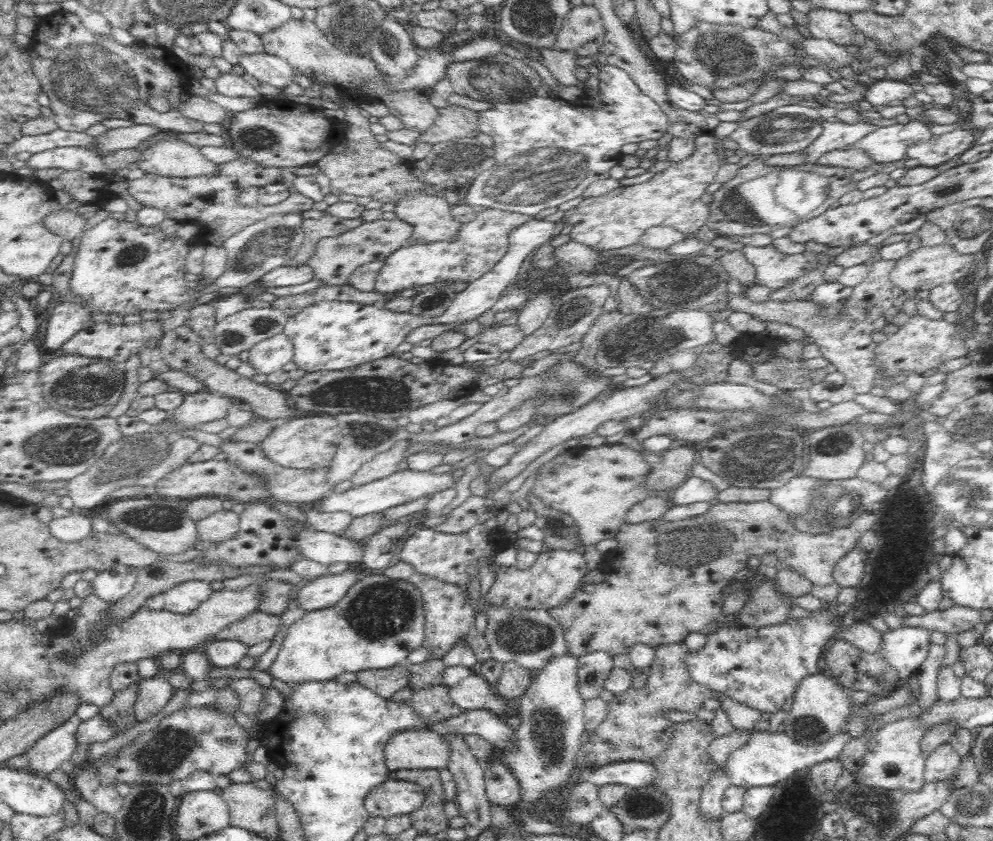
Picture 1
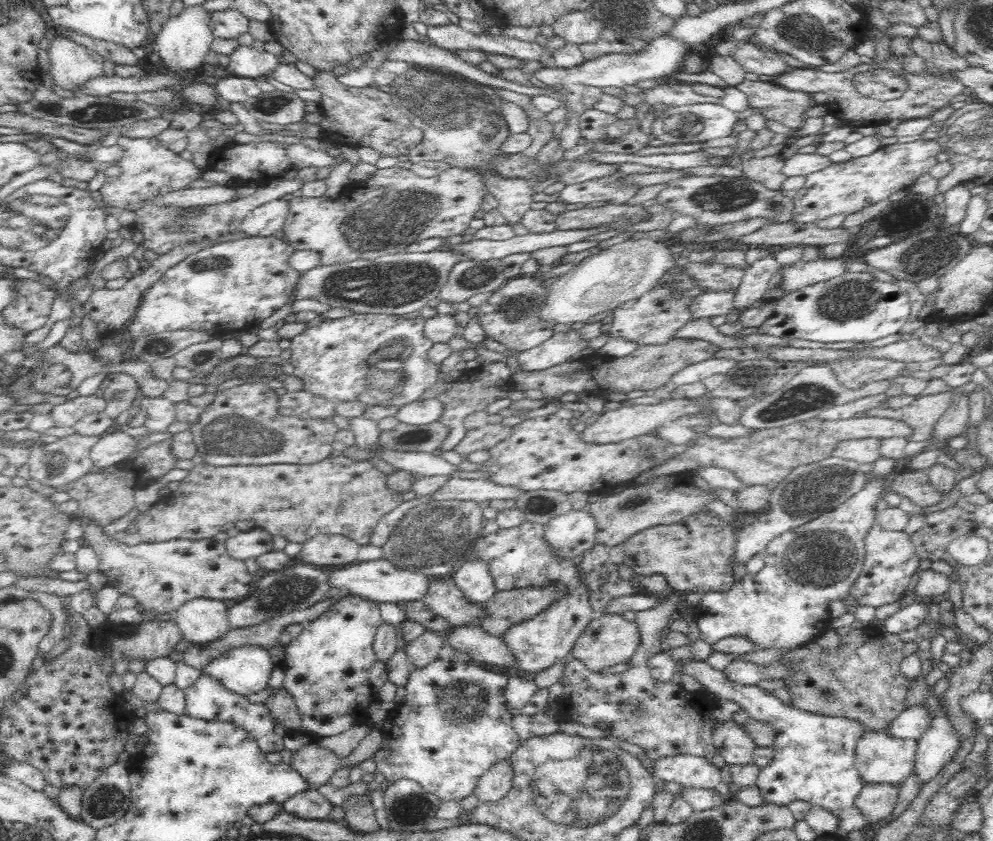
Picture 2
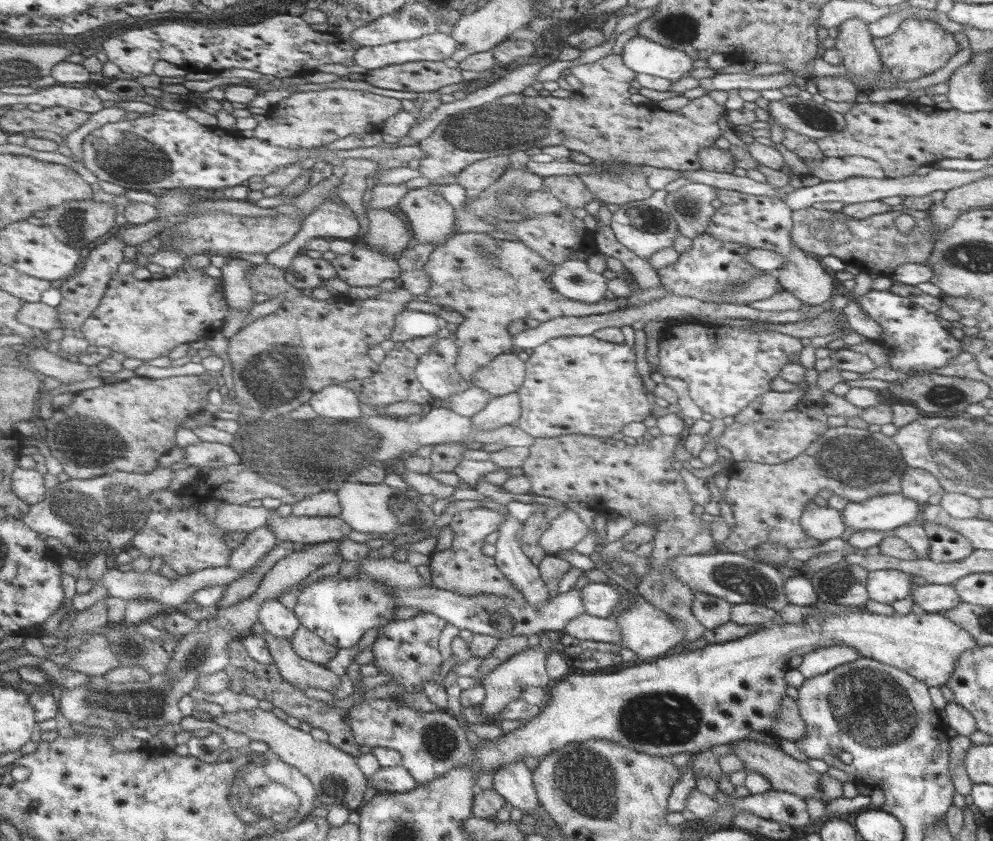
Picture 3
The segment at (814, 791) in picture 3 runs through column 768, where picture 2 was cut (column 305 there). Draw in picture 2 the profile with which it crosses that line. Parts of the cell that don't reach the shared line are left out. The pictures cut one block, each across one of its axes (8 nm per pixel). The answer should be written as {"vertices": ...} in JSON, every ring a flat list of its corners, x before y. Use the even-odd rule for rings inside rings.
{"vertices":[[372,732,366,736,366,740,362,740,362,744,356,748,355,752,344,756,344,758,335,754,333,750,310,743,294,753,290,764,300,777,308,780,311,789,317,789,327,784,334,772,339,771,340,768,352,768,362,763,362,760,372,759,374,748,378,750,382,740,381,732]]}

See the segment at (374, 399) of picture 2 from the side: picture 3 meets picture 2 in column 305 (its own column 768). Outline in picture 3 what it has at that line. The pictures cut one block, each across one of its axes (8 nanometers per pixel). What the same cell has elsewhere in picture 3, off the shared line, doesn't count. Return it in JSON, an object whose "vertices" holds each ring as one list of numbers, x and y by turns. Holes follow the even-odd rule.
{"vertices":[[686,320,680,321,680,326,674,328,666,327,662,334,659,346,658,372,667,378,678,378,688,385,690,398,696,406,696,414,709,419,737,415,738,412,749,407,754,400,760,399,762,395,771,392,770,383,780,374,782,365,790,363,792,354,800,354,804,346,797,337,787,336,785,333,765,331,750,333,748,328,730,326,706,326,700,322,689,323]]}

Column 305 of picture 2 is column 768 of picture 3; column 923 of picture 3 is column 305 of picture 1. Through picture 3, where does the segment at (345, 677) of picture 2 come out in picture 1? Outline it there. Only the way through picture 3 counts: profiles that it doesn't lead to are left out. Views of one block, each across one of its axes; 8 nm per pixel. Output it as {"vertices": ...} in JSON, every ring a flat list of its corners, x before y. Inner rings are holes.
{"vertices":[[366,572,356,580,344,598,328,608,308,611,287,629,274,662,267,670,272,678,289,685,304,681,335,679,343,672,385,669,406,663,410,650,421,646,425,639,423,594,408,580,392,579,380,572]]}

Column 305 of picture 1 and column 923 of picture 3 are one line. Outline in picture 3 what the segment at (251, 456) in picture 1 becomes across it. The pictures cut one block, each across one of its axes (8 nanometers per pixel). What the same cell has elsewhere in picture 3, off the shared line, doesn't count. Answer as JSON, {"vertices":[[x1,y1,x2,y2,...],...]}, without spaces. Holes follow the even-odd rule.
{"vertices":[[906,468,901,479,902,494,906,498,916,500,923,505,928,504,928,498,942,490,938,478,922,468]]}

